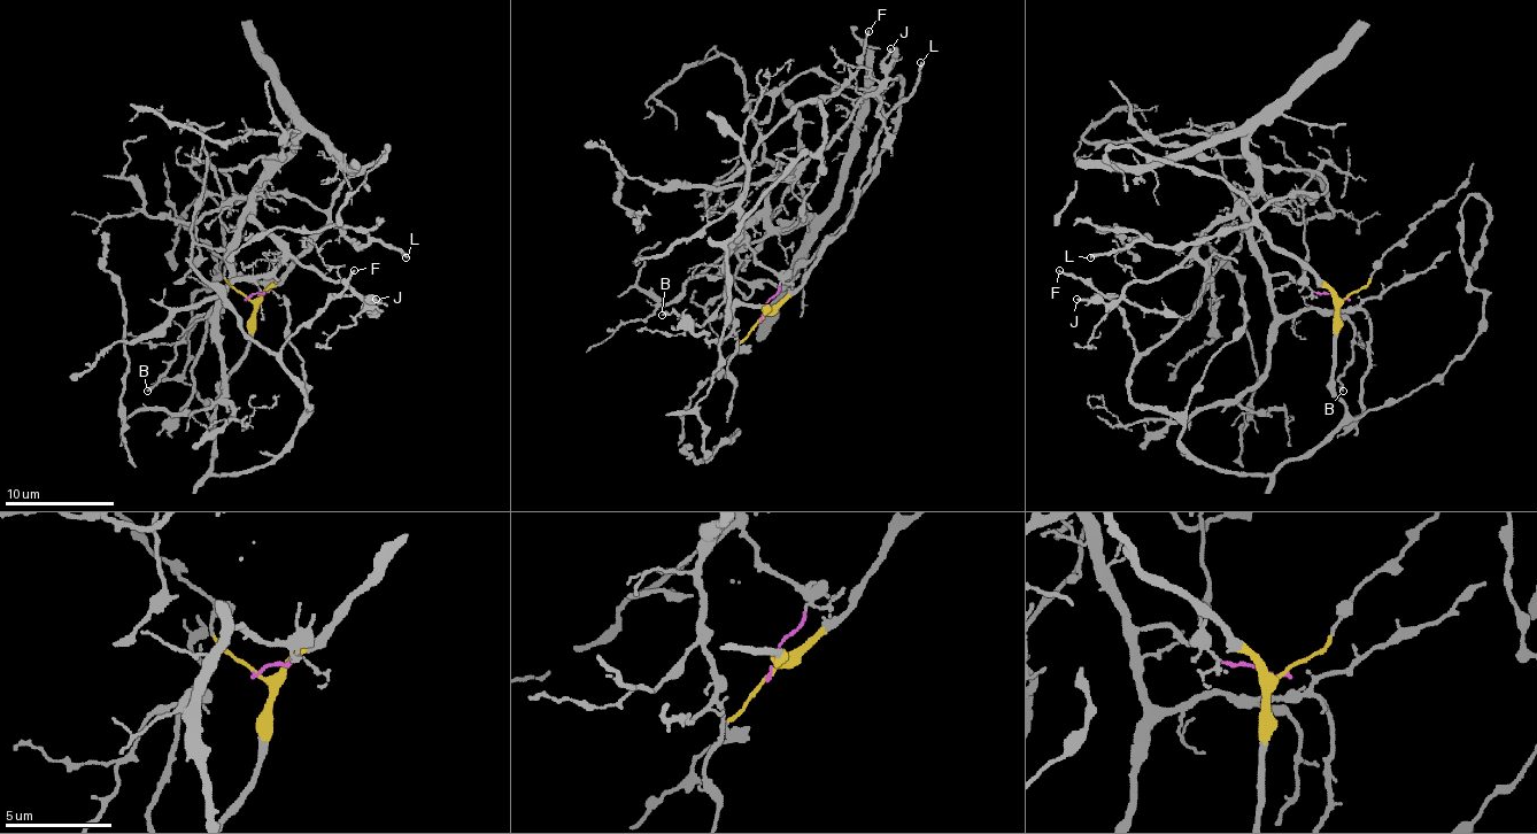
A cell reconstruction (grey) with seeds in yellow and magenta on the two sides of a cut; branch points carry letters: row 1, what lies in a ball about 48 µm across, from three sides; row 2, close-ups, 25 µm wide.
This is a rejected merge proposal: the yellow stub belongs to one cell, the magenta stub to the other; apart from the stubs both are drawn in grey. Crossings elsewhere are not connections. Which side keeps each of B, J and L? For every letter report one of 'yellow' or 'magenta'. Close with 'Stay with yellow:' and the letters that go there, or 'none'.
B: magenta
J: magenta
L: yellow
Stay with yellow: L

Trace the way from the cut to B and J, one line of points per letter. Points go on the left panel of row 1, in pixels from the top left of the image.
B: (245, 299), (267, 287), (242, 273), (231, 279), (215, 315), (213, 309), (187, 325), (176, 358), (146, 392)
J: (245, 299), (267, 287), (231, 268), (229, 249), (250, 216), (302, 265), (344, 282), (369, 303), (377, 299)

